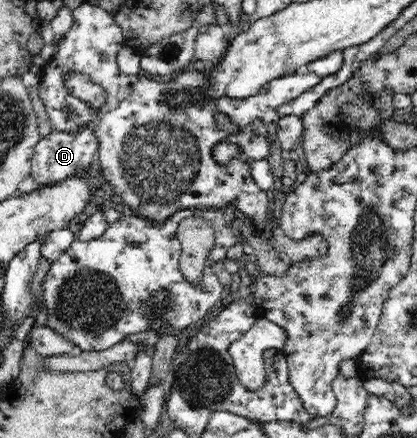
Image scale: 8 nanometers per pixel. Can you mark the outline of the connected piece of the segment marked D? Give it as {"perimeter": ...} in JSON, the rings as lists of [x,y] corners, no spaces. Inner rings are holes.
{"perimeter":[[[90,125],[78,129],[76,133],[58,133],[51,128],[49,135],[40,137],[31,163],[30,175],[34,177],[35,191],[49,188],[68,177],[85,177],[88,173],[93,173],[90,168],[97,151],[98,137],[94,136],[94,129],[90,128]]]}

